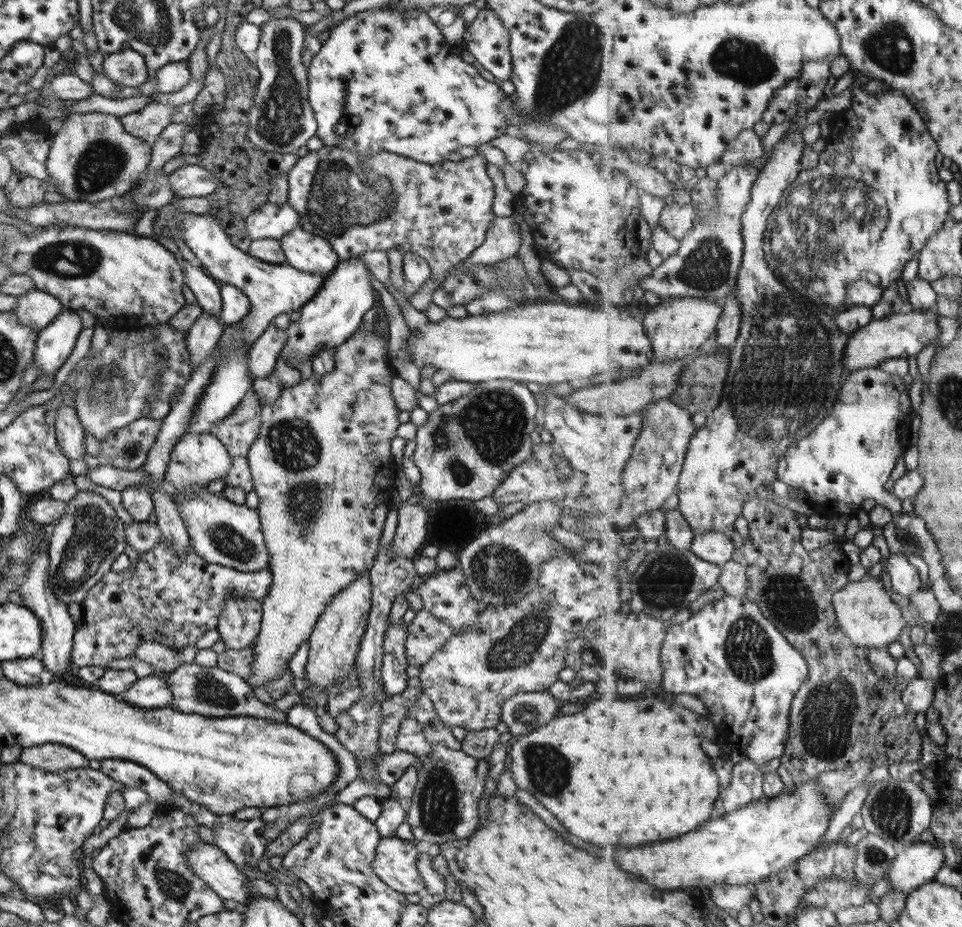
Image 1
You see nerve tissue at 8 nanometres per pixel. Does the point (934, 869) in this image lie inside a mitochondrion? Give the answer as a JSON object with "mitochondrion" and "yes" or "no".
{"mitochondrion":"no"}

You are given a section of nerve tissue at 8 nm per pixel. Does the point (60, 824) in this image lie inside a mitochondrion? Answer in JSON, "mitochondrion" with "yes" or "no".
{"mitochondrion":"no"}

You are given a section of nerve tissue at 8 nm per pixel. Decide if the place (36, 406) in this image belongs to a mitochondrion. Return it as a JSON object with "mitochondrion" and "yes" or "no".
{"mitochondrion":"no"}

